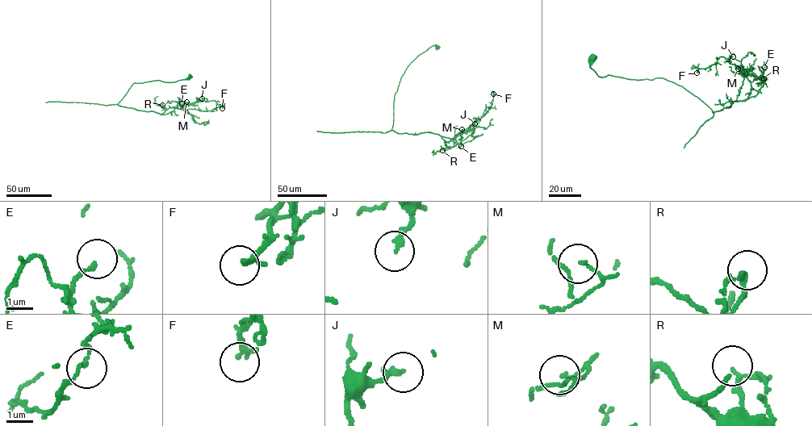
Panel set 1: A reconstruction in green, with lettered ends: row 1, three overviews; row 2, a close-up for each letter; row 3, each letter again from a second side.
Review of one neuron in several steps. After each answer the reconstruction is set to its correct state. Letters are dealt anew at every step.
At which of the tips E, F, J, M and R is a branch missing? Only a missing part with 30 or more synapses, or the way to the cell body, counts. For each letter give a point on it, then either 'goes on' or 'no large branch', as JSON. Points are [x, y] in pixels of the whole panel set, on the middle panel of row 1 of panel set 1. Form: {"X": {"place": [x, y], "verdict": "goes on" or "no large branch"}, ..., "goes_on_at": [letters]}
{"E": {"place": [461, 146], "verdict": "no large branch"}, "F": {"place": [493, 93], "verdict": "no large branch"}, "J": {"place": [475, 123], "verdict": "no large branch"}, "M": {"place": [462, 129], "verdict": "no large branch"}, "R": {"place": [442, 150], "verdict": "no large branch"}, "goes_on_at": []}

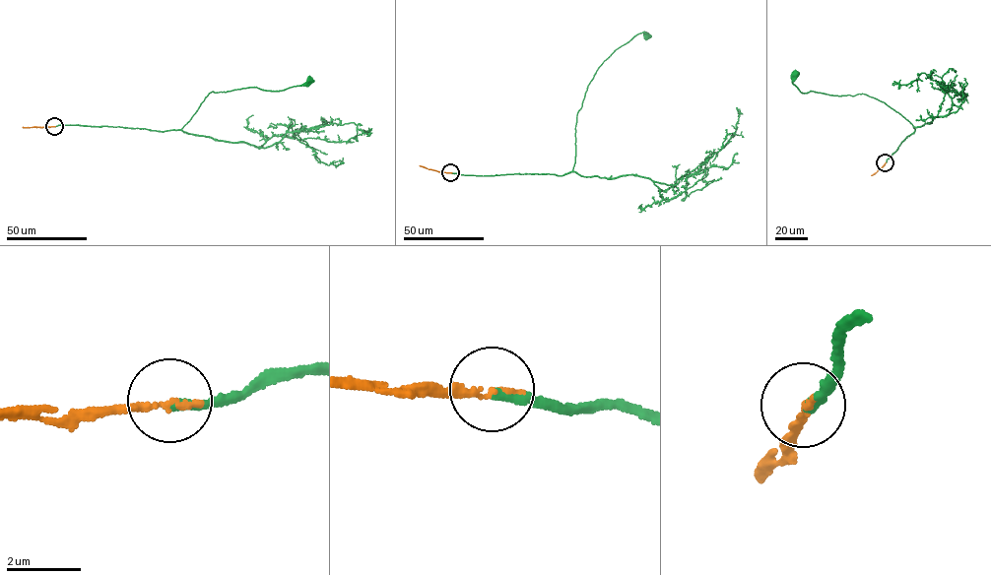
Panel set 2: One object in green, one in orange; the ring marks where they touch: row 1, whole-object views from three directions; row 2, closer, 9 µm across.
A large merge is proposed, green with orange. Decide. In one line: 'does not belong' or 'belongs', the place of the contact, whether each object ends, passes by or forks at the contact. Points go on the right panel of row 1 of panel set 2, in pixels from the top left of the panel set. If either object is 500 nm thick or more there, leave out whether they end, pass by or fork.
belongs; place (885, 162); green ends; orange ends

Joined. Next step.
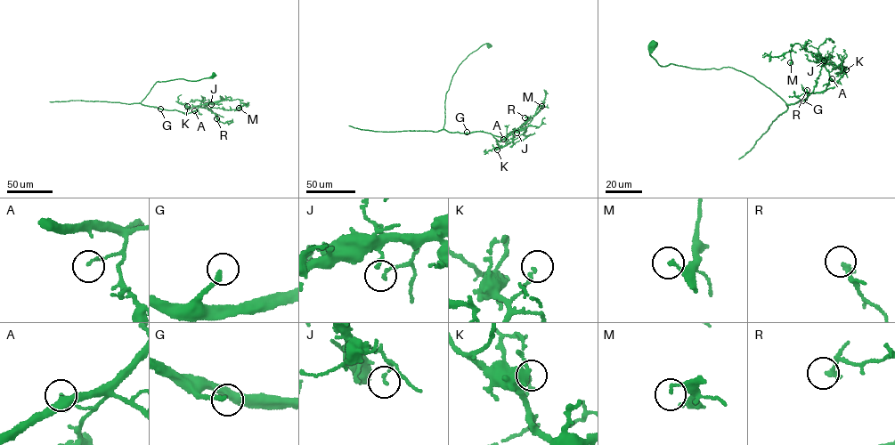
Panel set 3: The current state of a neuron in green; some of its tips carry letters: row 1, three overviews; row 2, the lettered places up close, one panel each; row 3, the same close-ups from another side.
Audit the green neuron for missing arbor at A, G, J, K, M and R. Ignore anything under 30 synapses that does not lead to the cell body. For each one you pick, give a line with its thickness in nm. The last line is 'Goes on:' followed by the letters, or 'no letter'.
G: Thickness 220 nm
Goes on: G

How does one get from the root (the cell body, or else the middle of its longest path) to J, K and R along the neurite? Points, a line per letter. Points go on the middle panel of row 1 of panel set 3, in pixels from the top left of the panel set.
J: (489, 45), (471, 52), (452, 76), (443, 129), (505, 138), (516, 133)
K: (489, 45), (483, 44), (471, 52), (452, 76), (446, 93), (443, 129), (491, 133), (499, 145), (497, 149)
R: (489, 45), (471, 52), (452, 76), (443, 129), (505, 138), (530, 118), (524, 117)

